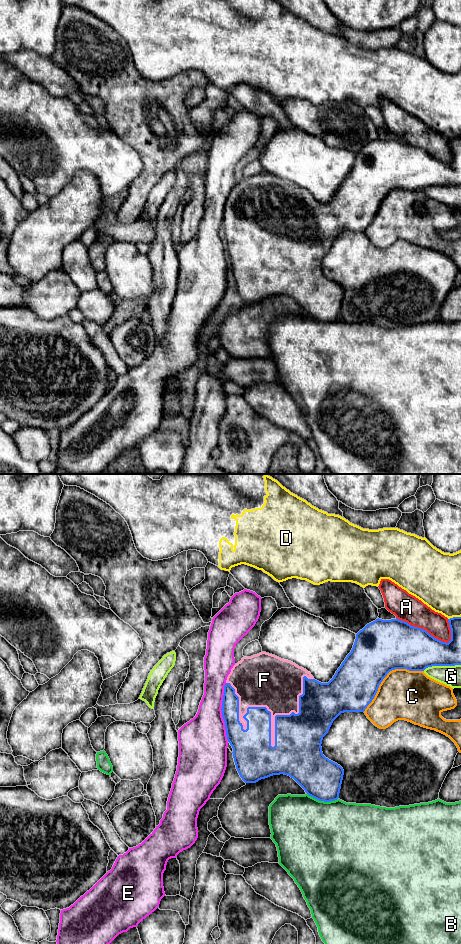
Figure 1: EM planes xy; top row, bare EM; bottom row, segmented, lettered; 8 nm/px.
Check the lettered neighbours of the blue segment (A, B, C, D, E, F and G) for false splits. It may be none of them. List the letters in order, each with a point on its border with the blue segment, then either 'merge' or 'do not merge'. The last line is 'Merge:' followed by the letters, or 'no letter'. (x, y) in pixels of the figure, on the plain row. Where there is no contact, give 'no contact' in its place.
A: contact xy (423, 149); do not merge
B: contact xy (322, 320); do not merge
C: contact xy (386, 195); do not merge
D: contact xy (454, 137); do not merge
E: contact xy (222, 232); do not merge
F: contact xy (270, 251); merge
G: contact xy (441, 185); do not merge
Merge: F

